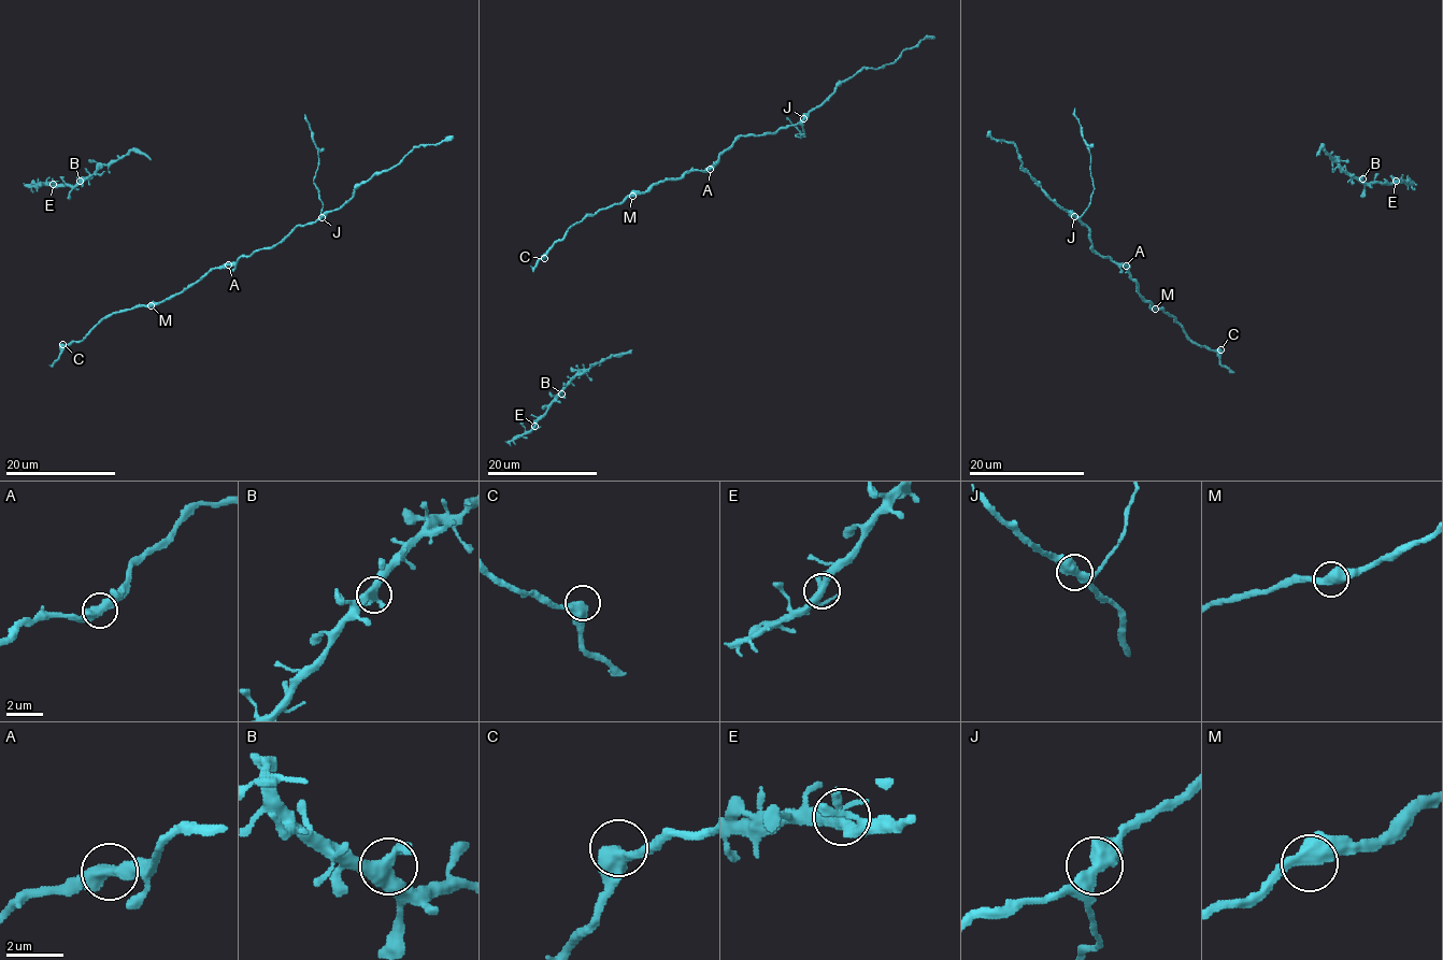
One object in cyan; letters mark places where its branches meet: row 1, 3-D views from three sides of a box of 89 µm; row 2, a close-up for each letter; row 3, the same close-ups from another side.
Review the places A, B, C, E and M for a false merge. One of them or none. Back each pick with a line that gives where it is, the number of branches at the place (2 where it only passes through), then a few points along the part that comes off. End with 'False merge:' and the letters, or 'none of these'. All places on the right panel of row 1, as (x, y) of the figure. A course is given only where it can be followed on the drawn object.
A: at (1126, 266); 2 branches meet; foreign part runs (1126, 264), (1093, 251), (1089, 230), (1061, 209), (1022, 168), (1013, 143), (996, 141), (988, 130)
False merge: A

